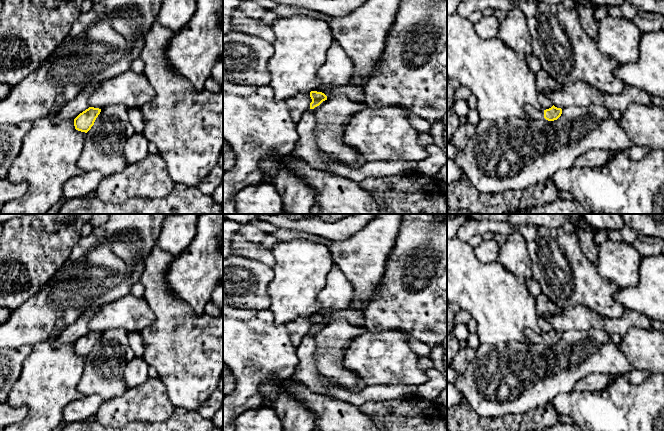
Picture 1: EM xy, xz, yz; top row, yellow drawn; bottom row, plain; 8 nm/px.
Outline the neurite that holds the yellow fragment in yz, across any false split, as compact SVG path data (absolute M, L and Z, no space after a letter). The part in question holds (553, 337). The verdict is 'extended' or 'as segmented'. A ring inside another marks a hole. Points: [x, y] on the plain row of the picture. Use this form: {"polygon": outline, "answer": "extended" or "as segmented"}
{"polygon": "M527 328L525 334L531 343L545 342L548 345L557 344L562 338L562 333L554 329L549 333L541 334Z", "answer": "extended"}

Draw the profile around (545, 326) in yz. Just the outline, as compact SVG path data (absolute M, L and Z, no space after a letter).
M539 317L538 324L543 334L549 333L553 330L550 323L547 322L543 317Z

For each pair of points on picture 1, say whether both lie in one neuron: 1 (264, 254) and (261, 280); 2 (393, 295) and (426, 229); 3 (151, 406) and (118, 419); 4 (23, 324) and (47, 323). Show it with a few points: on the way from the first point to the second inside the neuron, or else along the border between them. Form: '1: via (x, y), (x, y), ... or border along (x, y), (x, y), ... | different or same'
1: border along (241, 256), (256, 259), (271, 268) | different
2: via (409, 279), (413, 267), (425, 250), (426, 245) | same
3: via (143, 406), (131, 406), (126, 411) | same
4: via (29, 324), (41, 323) | same

